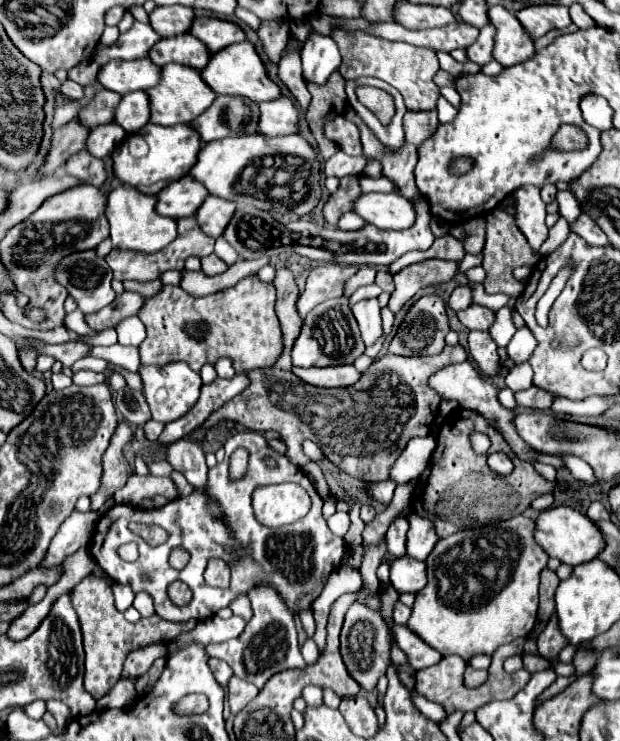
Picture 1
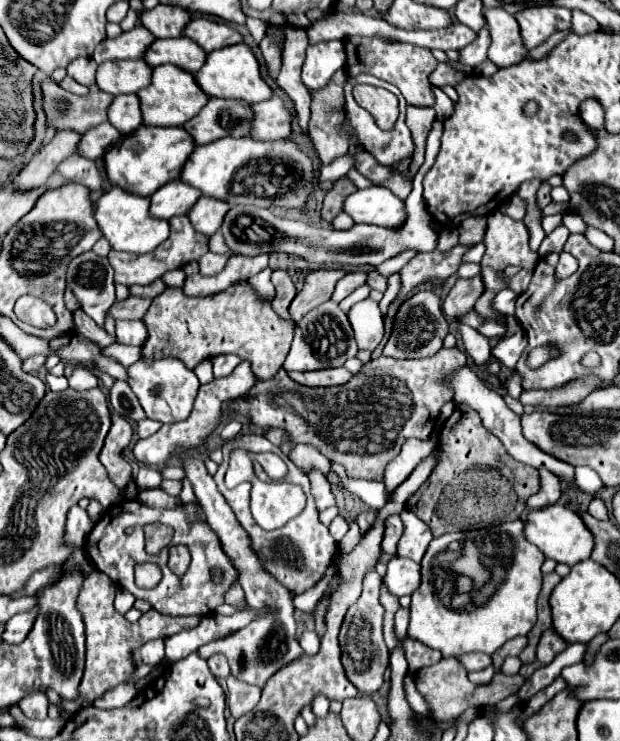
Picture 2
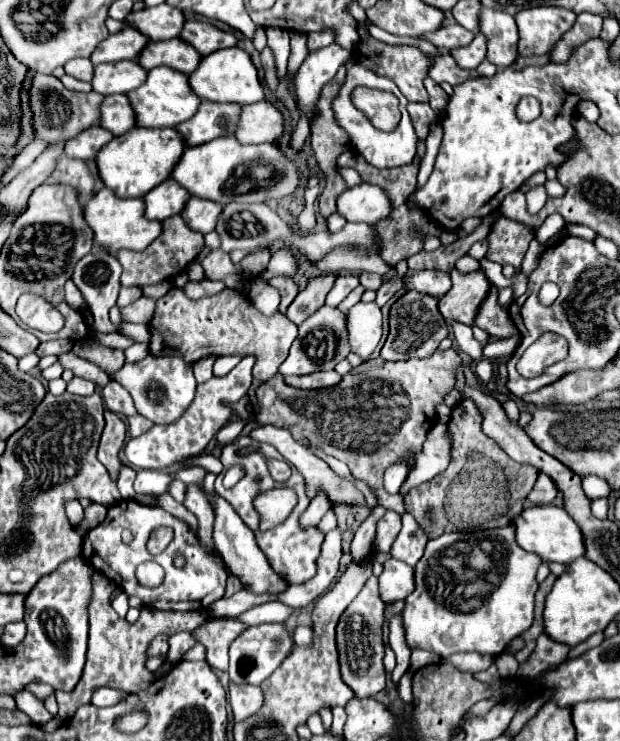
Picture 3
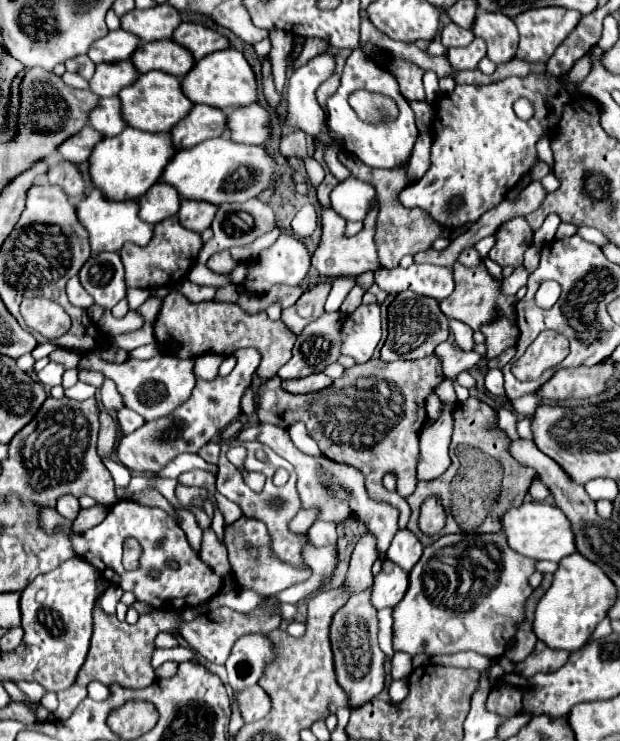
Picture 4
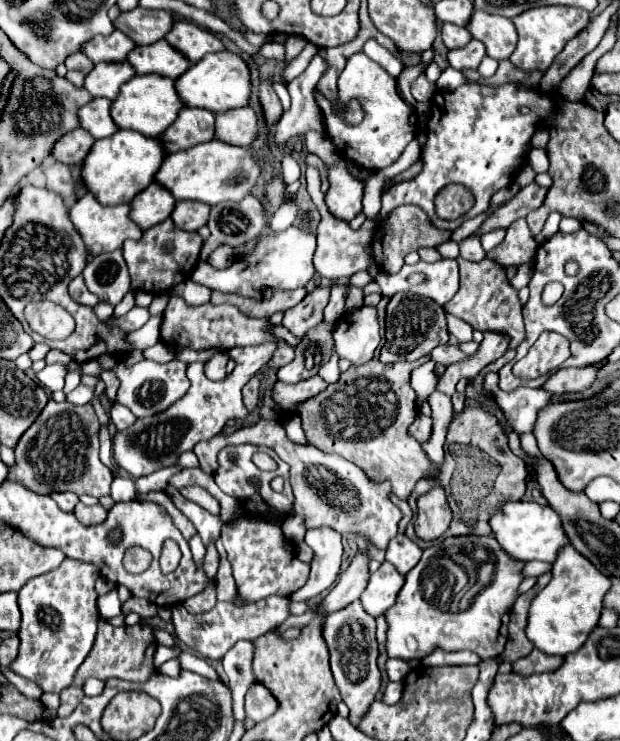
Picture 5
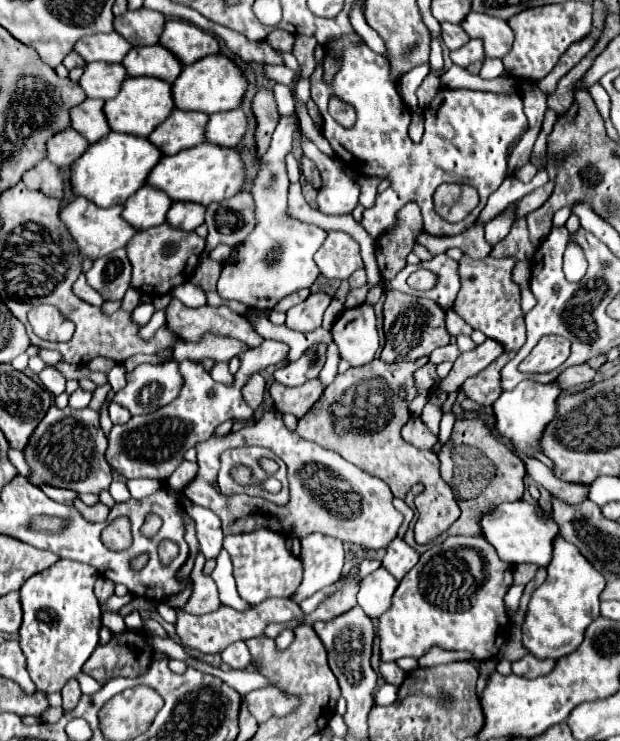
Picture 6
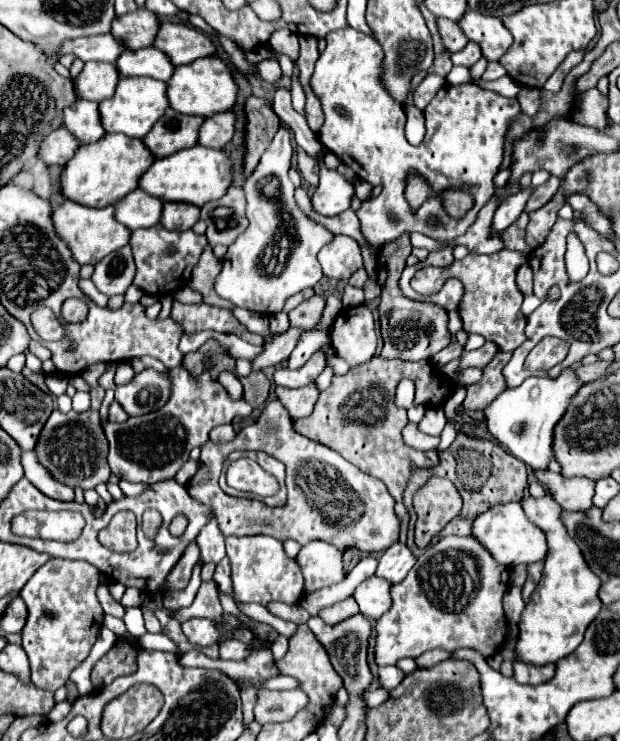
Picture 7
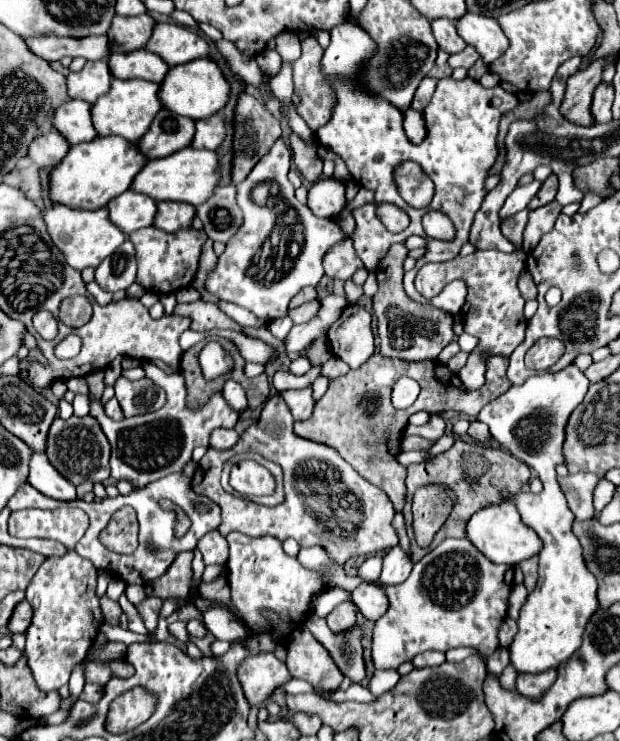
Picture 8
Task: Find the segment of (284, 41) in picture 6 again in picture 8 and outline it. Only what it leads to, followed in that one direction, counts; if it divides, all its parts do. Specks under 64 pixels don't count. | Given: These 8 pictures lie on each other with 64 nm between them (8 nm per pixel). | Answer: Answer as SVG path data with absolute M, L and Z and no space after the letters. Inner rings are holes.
M282 32L276 36L276 52L284 62L294 62L300 56L300 40L294 32Z

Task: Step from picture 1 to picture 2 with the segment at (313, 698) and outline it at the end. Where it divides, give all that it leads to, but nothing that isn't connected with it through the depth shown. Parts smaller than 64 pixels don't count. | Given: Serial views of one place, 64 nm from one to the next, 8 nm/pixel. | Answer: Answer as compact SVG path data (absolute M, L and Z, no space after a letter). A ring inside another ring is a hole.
M318 694L314 697L314 700L312 700L312 711L314 714L318 717L324 718L329 712L329 701L328 699L322 695Z

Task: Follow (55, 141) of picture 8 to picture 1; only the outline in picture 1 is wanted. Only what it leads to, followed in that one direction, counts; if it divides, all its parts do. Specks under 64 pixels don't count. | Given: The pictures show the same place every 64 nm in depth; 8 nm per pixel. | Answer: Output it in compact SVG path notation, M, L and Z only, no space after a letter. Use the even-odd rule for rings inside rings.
M116 122L96 126L88 134L86 150L96 158L104 158L104 156L110 156L112 150L116 148L116 144L120 144L124 138L126 138L126 132Z

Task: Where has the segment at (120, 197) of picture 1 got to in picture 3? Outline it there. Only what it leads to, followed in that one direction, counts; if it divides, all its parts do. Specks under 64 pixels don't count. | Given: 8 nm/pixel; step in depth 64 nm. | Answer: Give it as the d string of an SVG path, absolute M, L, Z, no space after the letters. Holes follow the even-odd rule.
M108 188L98 190L84 204L84 218L94 232L94 244L116 254L120 248L144 250L156 236L160 236L160 222L150 222L144 218L144 200L142 198L116 198Z

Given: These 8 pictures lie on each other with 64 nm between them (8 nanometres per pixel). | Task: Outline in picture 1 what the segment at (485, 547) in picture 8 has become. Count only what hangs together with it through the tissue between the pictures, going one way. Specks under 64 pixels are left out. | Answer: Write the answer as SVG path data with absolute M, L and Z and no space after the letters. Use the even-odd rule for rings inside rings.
M554 506L548 510L542 510L536 520L534 520L536 528L534 528L534 540L542 546L542 550L552 556L558 558L564 564L570 566L578 566L582 562L588 562L592 558L598 556L598 552L604 548L604 540L600 530L594 526L594 522L580 514L578 510L570 508L570 506Z

